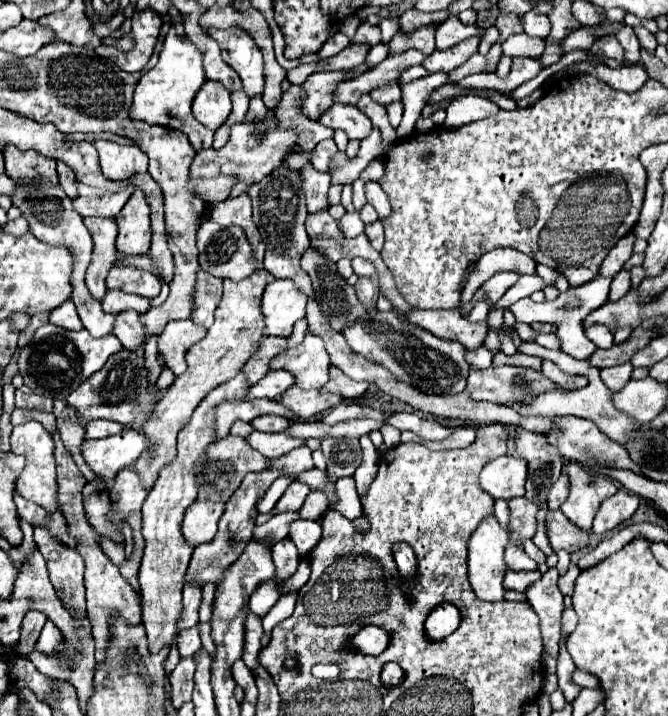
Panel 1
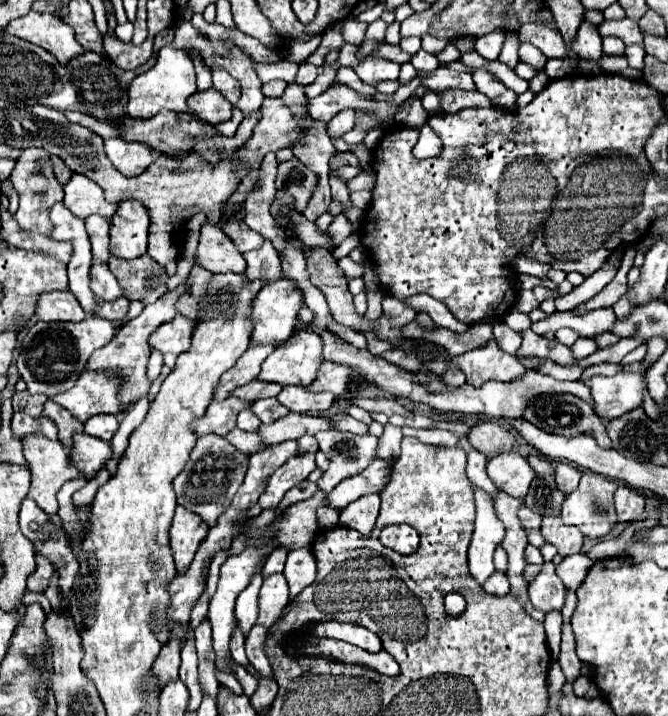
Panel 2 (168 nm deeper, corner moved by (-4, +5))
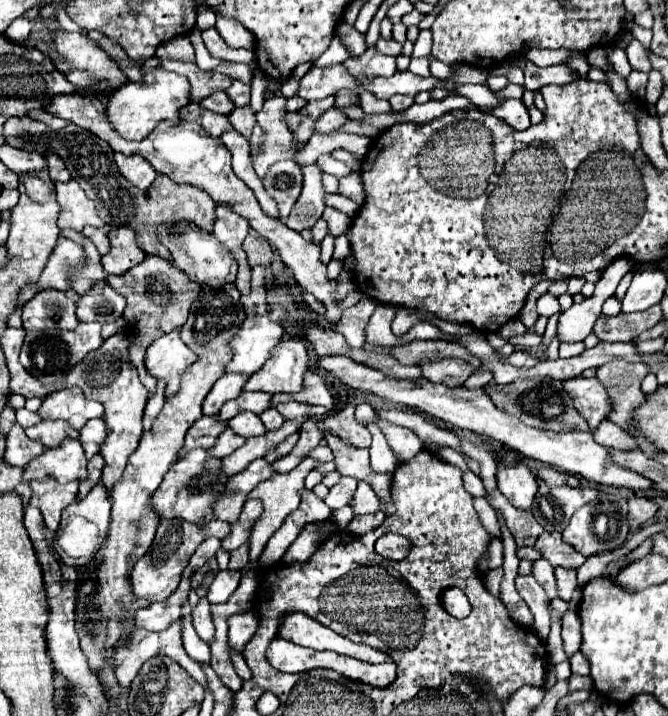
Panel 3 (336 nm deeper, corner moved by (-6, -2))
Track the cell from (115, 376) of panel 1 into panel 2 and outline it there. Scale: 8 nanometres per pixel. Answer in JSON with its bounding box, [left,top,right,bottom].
[52,371,120,423]

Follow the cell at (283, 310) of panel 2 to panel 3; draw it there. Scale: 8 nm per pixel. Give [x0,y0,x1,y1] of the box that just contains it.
[226,312,282,376]

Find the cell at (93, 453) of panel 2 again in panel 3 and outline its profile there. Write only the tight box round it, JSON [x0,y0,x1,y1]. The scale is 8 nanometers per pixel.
[26,438,88,484]

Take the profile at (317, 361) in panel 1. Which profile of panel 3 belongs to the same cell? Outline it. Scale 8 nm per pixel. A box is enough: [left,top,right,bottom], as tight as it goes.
[244,336,310,392]

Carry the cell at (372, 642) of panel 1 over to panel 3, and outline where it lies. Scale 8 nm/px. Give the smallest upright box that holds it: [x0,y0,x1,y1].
[278,614,390,662]

